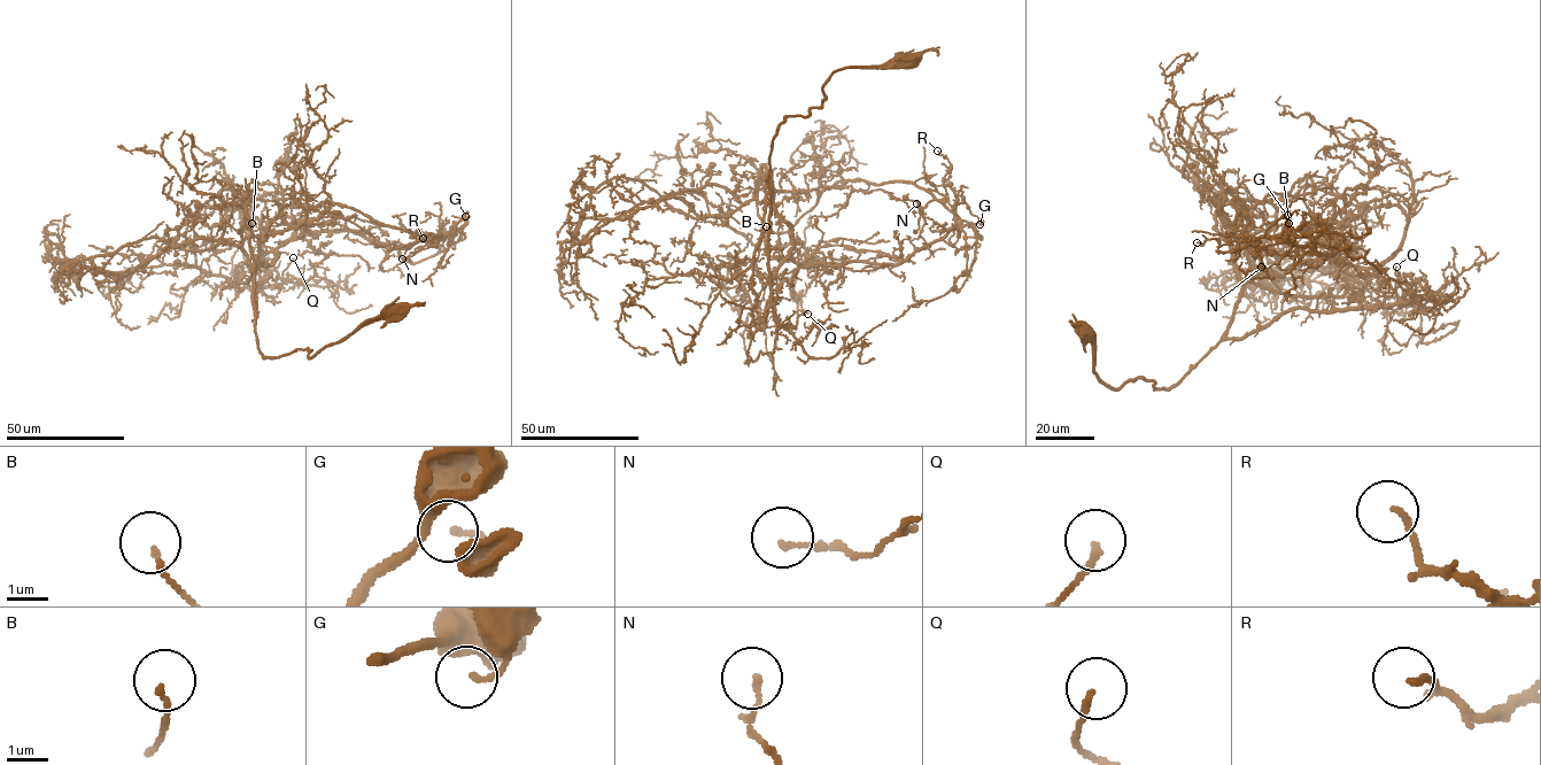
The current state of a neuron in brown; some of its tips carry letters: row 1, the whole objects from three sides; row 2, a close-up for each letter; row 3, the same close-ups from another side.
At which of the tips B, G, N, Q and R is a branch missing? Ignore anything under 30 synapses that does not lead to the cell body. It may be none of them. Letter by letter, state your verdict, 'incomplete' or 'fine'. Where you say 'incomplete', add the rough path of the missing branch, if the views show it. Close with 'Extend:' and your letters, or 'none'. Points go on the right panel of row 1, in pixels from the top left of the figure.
B: fine
G: fine
N: fine
Q: fine
R: fine
Extend: none

